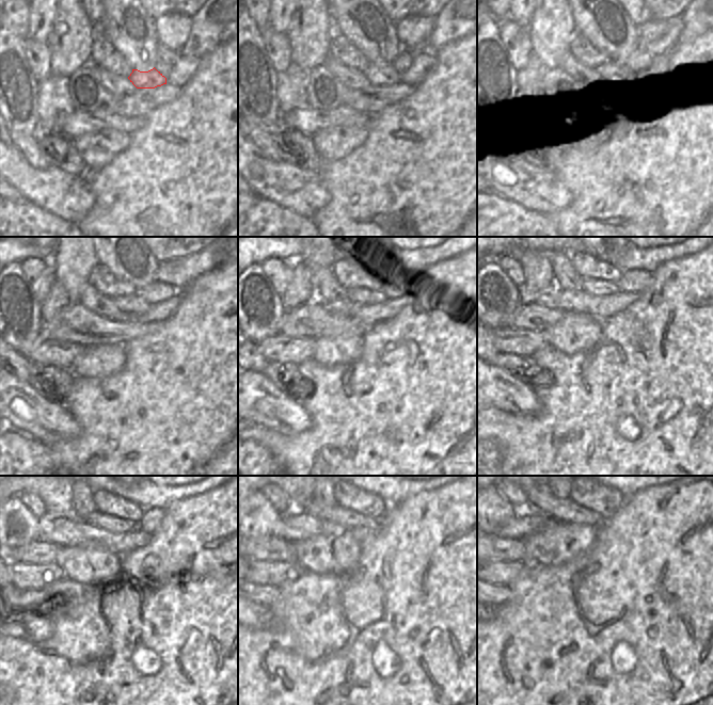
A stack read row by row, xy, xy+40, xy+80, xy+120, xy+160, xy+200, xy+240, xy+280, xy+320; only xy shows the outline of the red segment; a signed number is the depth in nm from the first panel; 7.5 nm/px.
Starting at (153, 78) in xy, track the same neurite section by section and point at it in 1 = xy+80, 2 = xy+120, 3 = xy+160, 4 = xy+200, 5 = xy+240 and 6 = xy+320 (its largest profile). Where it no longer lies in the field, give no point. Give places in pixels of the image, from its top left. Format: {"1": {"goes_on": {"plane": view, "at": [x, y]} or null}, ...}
{"1": {"goes_on": {"plane": "xy+80", "at": [614, 69]}}, "2": {"goes_on": {"plane": "xy+120", "at": [133, 305]}}, "3": {"goes_on": {"plane": "xy+160", "at": [365, 295]}}, "4": {"goes_on": {"plane": "xy+200", "at": [595, 286]}}, "5": {"goes_on": {"plane": "xy+240", "at": [110, 523]}}, "6": {"goes_on": {"plane": "xy+320", "at": [540, 497]}}}

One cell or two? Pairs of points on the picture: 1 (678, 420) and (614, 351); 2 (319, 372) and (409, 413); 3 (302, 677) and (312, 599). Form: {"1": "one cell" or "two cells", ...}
{"1": "one cell", "2": "one cell", "3": "one cell"}

